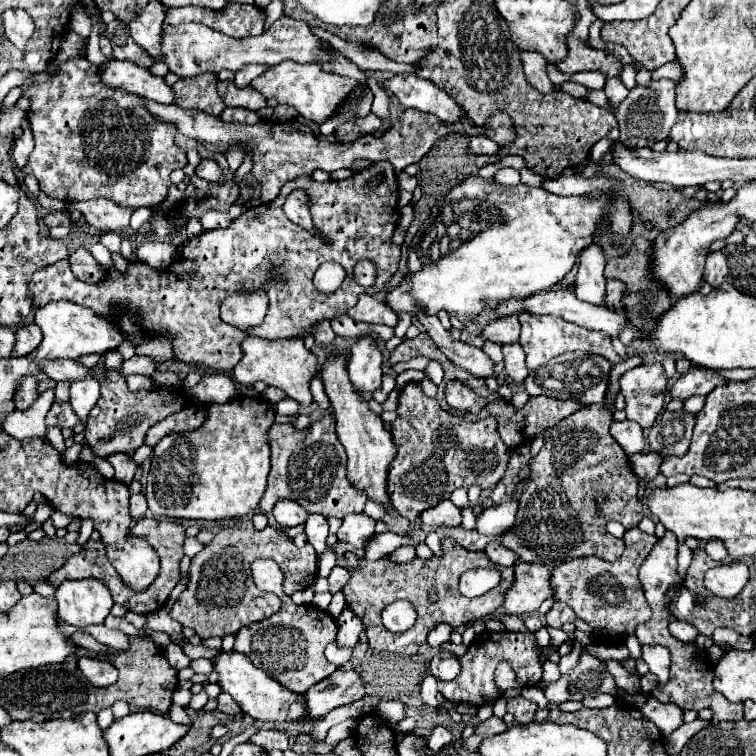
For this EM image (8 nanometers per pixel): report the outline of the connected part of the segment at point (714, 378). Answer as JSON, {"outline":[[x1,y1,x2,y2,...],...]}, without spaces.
{"outline":[[692,363,690,371,680,377,676,381,676,385,670,389,670,397,680,397,680,399,688,399,692,395,702,395,706,397,712,389,726,385,728,381,724,377,720,377,714,369,708,367,698,367]]}

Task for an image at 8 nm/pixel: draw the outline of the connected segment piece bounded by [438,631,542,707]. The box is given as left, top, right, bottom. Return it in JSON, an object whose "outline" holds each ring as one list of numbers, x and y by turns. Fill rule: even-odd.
{"outline":[[484,631,476,637,482,637,482,639,474,641,468,647,466,655,460,659,460,665,462,665,460,675,452,681,438,681,438,689,448,701,472,703,472,705,480,707,486,701,496,699,500,695,500,689,494,683,494,671,496,671,496,665,500,661,508,661,512,665,520,685,534,687,542,681,542,661,540,661,540,655,536,651,536,639,534,639,532,633,510,633,510,631,492,633,492,631]]}

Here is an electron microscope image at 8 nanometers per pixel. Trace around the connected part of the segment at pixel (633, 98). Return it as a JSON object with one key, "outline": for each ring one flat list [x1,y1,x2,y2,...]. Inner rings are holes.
{"outline":[[658,79,650,81,650,85,646,87,636,85,634,89,630,89,628,97,614,111,620,127,620,141,624,141,624,145,628,145,630,149,640,149,670,137,670,129,678,121,678,109,674,105,674,87,674,81]]}

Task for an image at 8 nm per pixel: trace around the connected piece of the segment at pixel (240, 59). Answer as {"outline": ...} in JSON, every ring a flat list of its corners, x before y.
{"outline":[[280,17,270,31,258,37,246,39,232,39,220,31,204,27,200,23,184,23,184,25,162,25,162,47,160,53,170,67,172,73,178,77,192,77,206,71,220,73,222,69,240,71,250,63,264,63,264,65,278,65,280,61,296,61,296,63,320,63,328,61,330,45,312,35,310,27,304,21,296,21,292,17]]}

